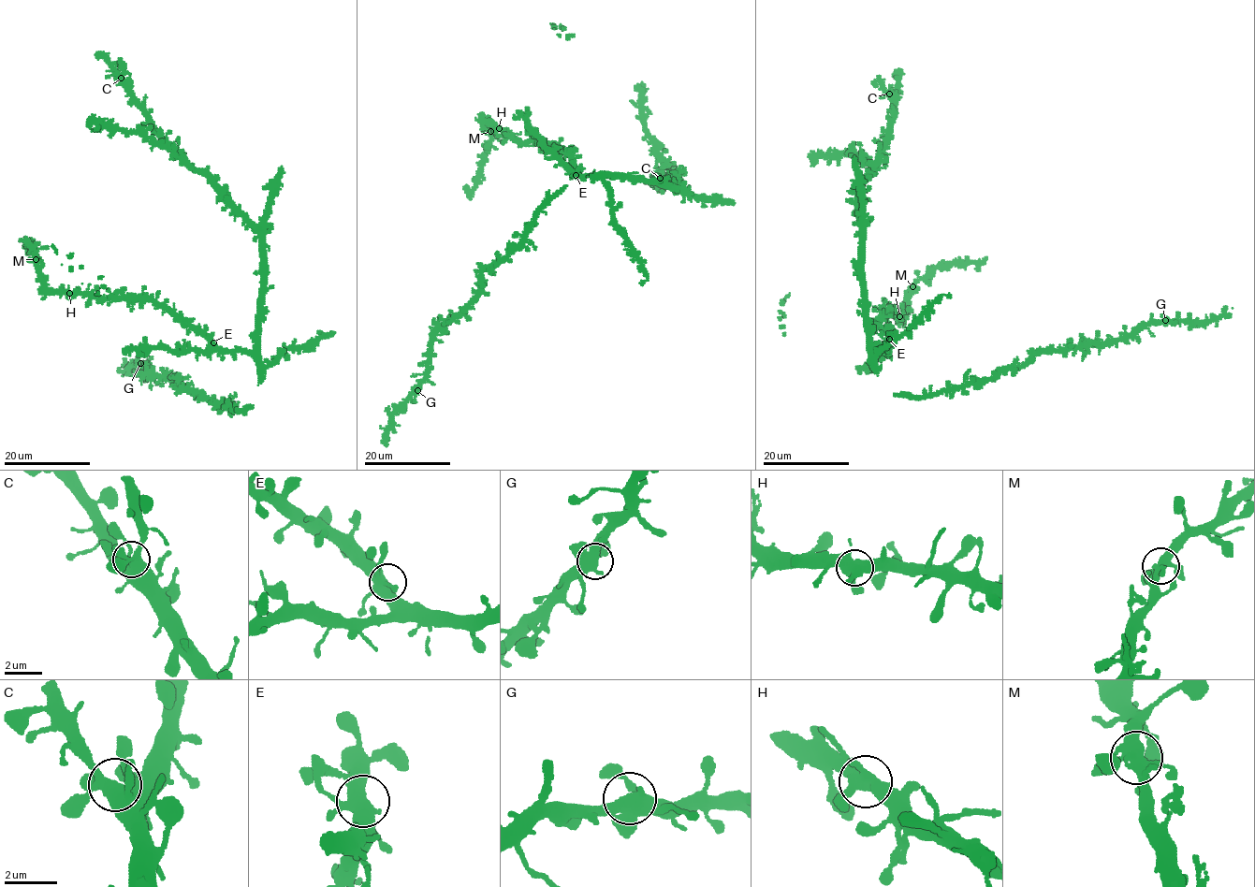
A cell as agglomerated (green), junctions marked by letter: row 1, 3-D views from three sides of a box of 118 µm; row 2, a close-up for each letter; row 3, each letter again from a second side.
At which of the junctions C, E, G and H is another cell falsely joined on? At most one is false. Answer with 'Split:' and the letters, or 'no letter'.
Split: no letter

